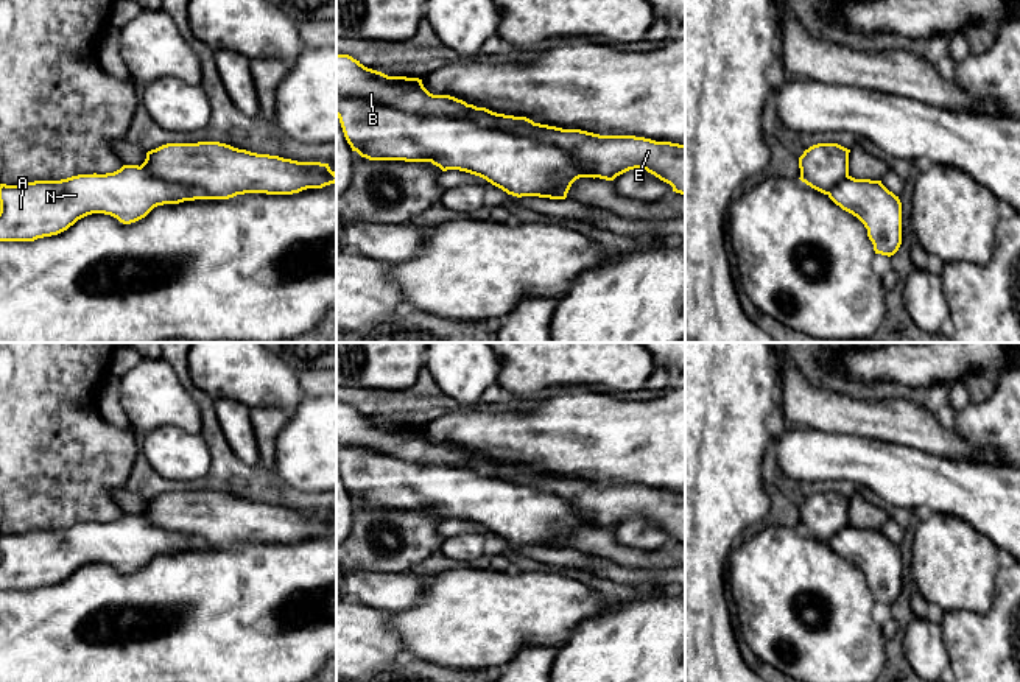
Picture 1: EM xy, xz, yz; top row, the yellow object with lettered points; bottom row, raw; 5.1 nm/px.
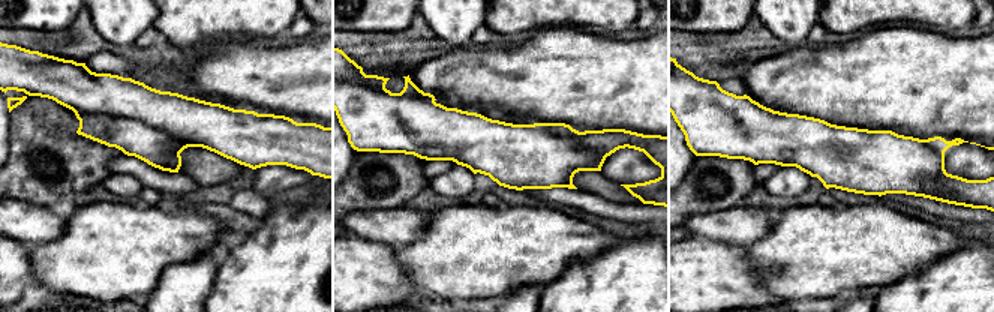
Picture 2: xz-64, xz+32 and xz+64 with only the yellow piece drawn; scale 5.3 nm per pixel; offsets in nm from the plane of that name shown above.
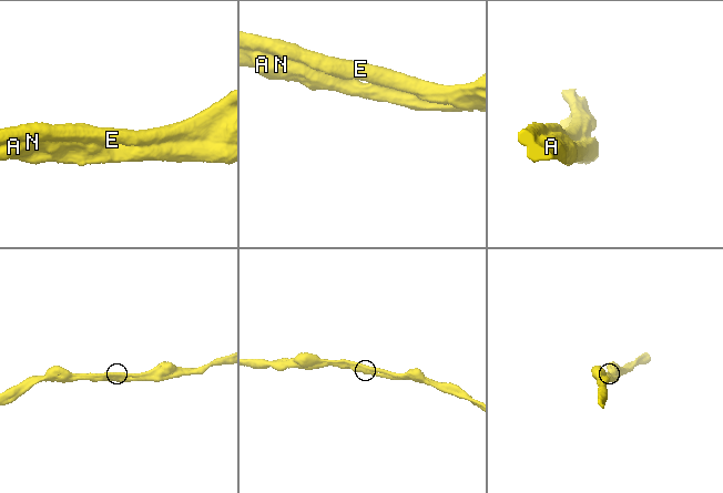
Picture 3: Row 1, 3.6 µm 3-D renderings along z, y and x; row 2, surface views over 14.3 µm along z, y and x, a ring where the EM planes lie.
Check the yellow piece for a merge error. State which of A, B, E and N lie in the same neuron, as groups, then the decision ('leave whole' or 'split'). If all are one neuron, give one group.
A B E N | leave whole

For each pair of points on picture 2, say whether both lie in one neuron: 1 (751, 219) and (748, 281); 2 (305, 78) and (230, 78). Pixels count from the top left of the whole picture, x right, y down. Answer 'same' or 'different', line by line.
1: different
2: same

